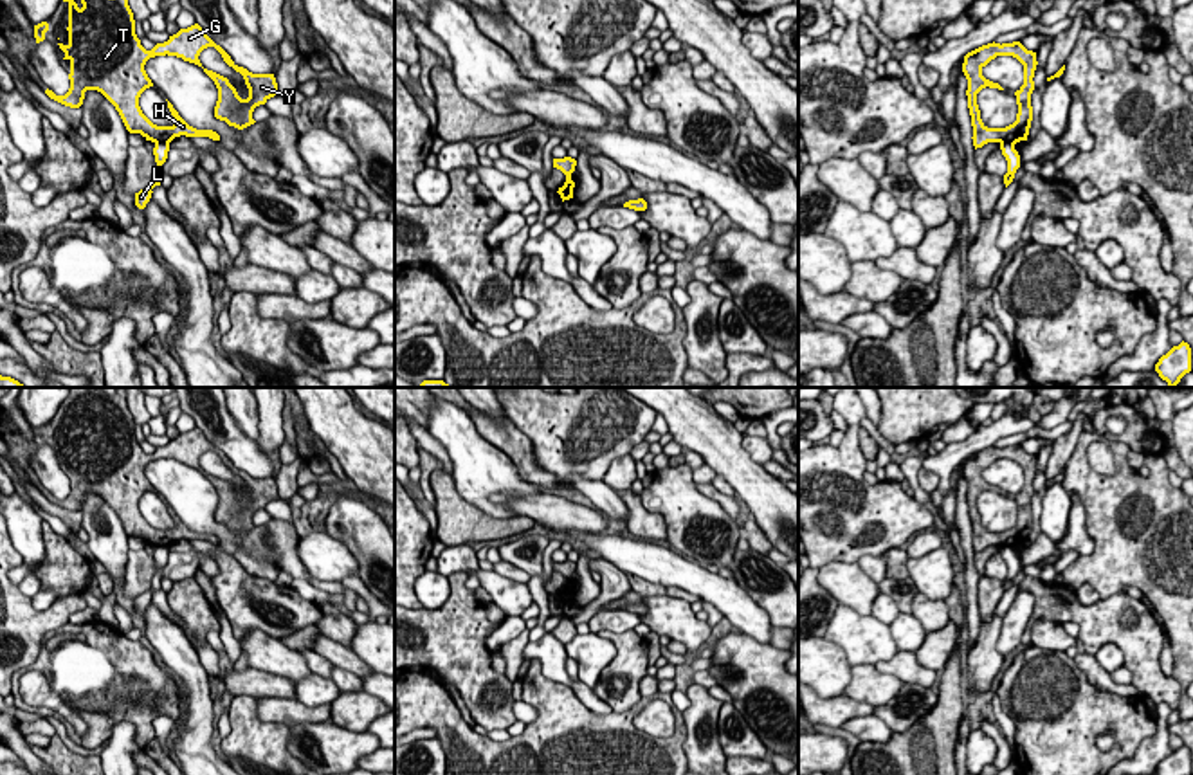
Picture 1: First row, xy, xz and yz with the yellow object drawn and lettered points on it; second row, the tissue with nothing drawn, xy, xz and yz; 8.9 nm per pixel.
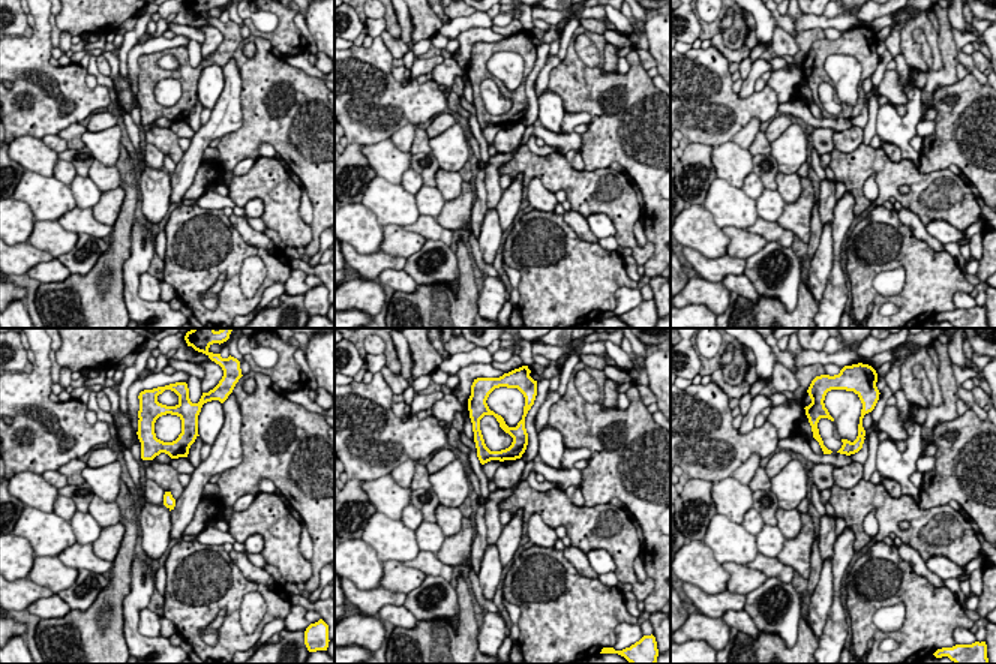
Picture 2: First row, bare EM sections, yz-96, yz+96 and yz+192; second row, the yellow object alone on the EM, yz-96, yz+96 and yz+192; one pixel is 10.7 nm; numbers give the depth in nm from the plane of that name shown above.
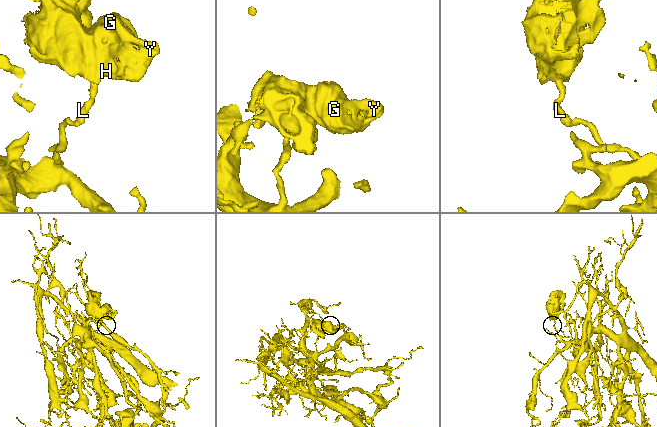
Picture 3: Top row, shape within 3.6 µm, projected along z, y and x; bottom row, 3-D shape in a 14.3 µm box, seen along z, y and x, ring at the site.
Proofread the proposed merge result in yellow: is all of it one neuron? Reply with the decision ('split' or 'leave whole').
split

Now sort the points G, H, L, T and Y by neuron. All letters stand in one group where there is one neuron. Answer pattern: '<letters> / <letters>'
G H T Y / L

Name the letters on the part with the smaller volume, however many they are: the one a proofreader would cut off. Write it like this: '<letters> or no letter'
G, H, T, Y

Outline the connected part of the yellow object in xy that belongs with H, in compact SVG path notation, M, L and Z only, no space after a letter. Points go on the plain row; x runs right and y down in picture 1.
M70 388L63 406L68 407L68 447L58 449L65 456L63 463L70 465L70 492L65 499L56 499L49 492L45 497L65 510L79 512L85 496L97 494L115 510L126 533L141 537L146 544L169 548L180 539L220 544L213 533L189 530L169 505L168 512L175 521L173 530L153 528L139 510L141 497L153 490L144 474L150 461L168 458L202 470L198 460L207 451L214 451L223 465L243 479L249 492L249 501L241 503L227 481L204 472L218 492L216 523L243 533L256 526L252 523L254 512L279 497L274 478L252 478L238 470L198 427L180 433L168 445L146 454L135 438L126 388L115 388L112 398L92 388Z

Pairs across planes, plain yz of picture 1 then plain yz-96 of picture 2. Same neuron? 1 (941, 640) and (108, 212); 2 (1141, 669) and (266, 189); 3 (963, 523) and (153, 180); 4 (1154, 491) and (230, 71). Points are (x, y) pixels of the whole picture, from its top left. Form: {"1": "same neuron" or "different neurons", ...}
{"1": "same neuron", "2": "same neuron", "3": "different neurons", "4": "different neurons"}

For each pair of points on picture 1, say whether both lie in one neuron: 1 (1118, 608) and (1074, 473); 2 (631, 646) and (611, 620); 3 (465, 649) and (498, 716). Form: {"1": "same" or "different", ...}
{"1": "different", "2": "different", "3": "same"}

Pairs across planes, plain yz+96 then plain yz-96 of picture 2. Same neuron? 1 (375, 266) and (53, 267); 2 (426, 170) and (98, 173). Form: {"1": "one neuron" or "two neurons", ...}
{"1": "two neurons", "2": "two neurons"}

